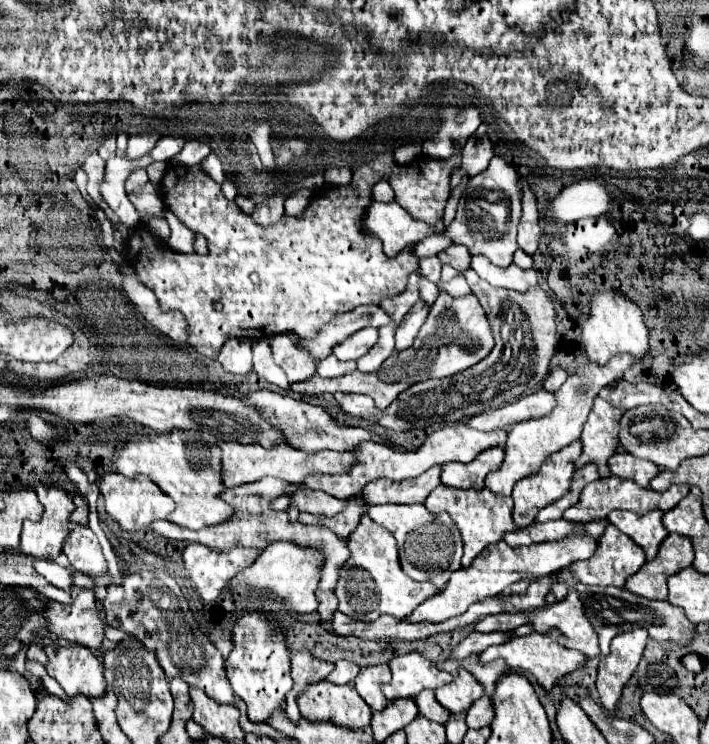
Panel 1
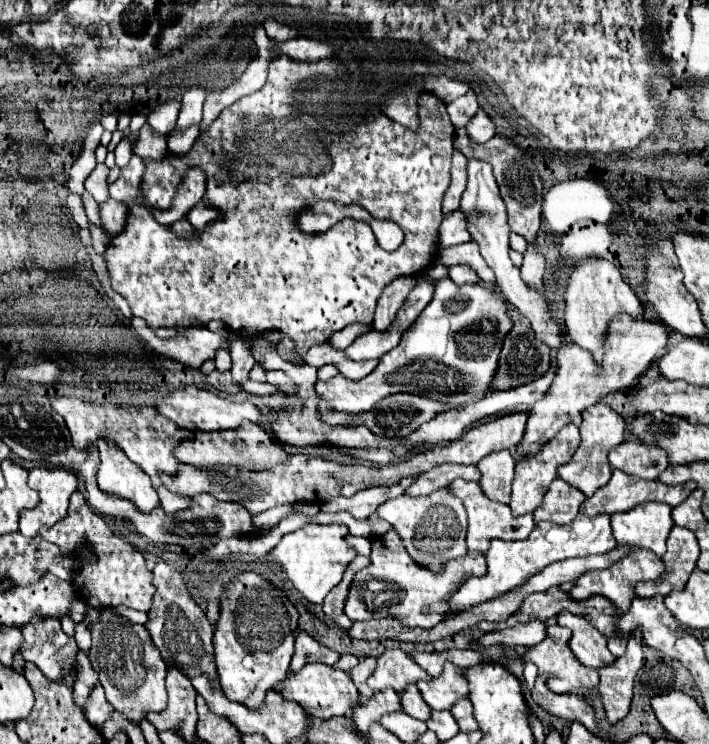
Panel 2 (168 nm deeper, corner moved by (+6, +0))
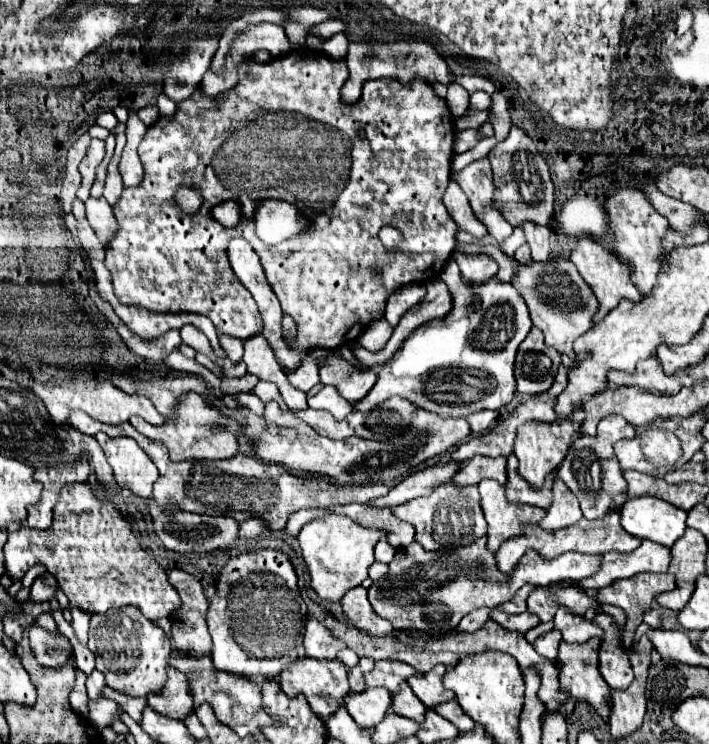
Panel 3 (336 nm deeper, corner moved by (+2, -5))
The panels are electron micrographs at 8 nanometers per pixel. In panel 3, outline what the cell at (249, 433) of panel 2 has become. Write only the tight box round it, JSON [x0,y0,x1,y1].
[129,394,241,462]

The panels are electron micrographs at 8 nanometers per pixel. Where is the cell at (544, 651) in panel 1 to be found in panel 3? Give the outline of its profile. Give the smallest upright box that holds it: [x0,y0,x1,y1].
[557,638,609,720]

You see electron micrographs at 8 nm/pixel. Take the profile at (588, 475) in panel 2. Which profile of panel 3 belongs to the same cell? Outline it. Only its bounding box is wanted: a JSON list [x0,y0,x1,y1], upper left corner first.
[557,416,637,520]

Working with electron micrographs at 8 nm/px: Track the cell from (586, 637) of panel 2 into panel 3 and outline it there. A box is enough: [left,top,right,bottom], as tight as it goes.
[593,612,633,688]

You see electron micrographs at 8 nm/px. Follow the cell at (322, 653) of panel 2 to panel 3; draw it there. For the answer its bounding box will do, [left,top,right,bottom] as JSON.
[303,620,345,660]

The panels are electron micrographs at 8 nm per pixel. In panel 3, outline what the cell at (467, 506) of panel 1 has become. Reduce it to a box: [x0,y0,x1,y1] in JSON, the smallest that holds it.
[479,480,545,552]

